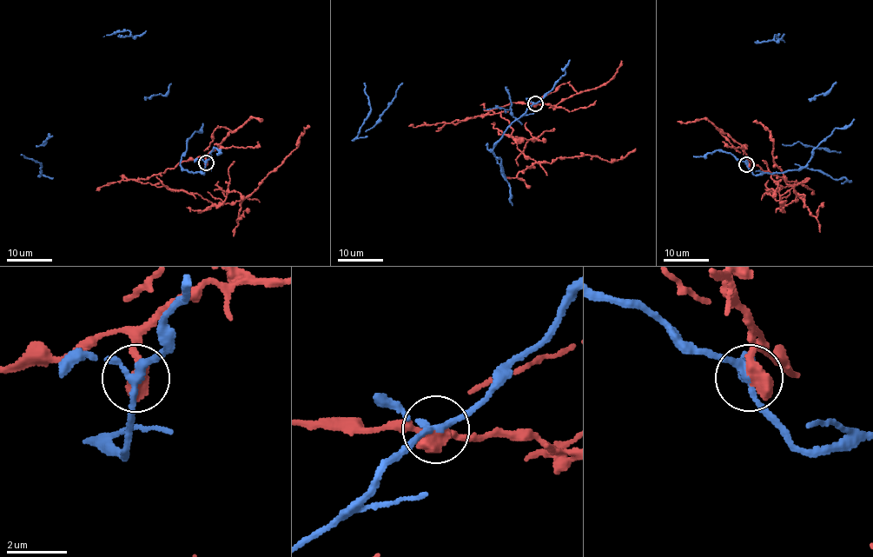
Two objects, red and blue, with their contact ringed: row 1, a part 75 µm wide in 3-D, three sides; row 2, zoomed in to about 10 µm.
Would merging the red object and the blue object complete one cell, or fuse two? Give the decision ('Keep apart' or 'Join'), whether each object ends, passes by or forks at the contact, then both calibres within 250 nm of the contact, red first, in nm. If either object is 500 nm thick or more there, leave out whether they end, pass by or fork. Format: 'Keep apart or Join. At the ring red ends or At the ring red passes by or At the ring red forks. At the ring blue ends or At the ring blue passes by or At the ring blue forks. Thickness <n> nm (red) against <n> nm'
Keep apart. Thickness 600 nm (red) against 200 nm

